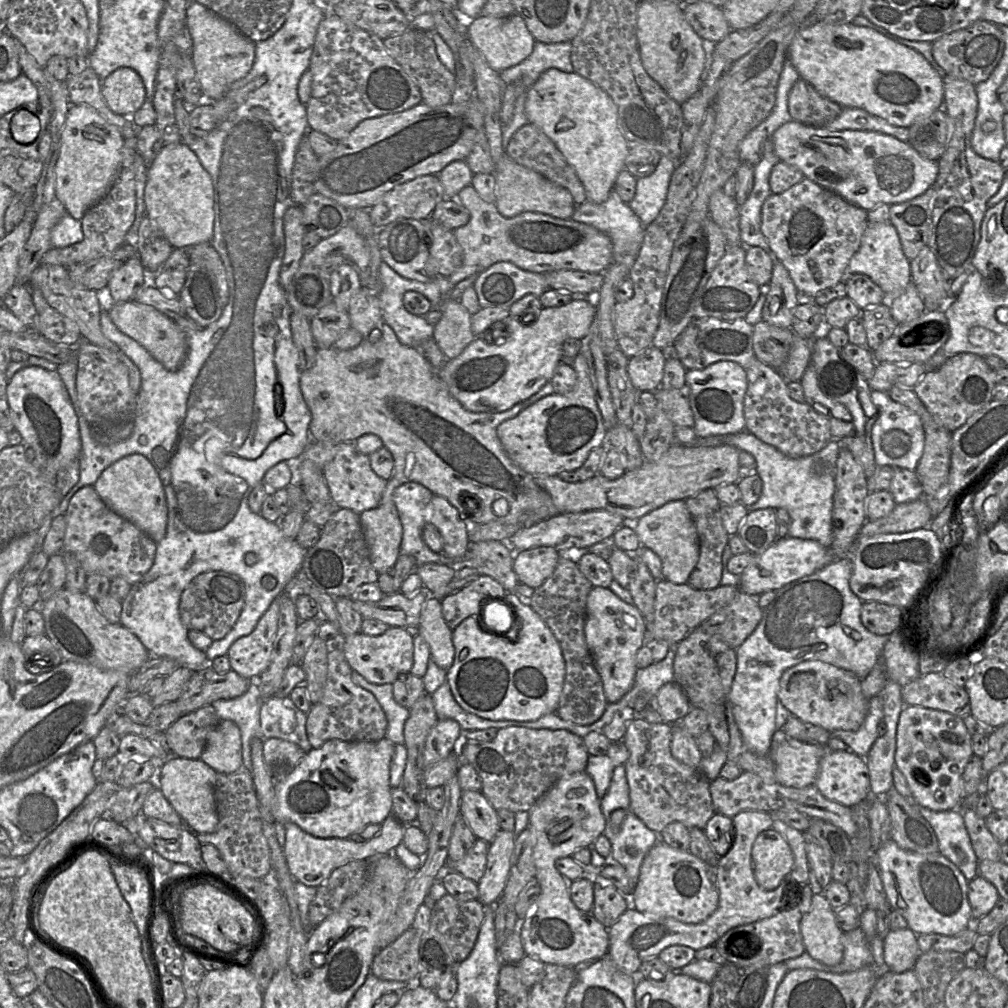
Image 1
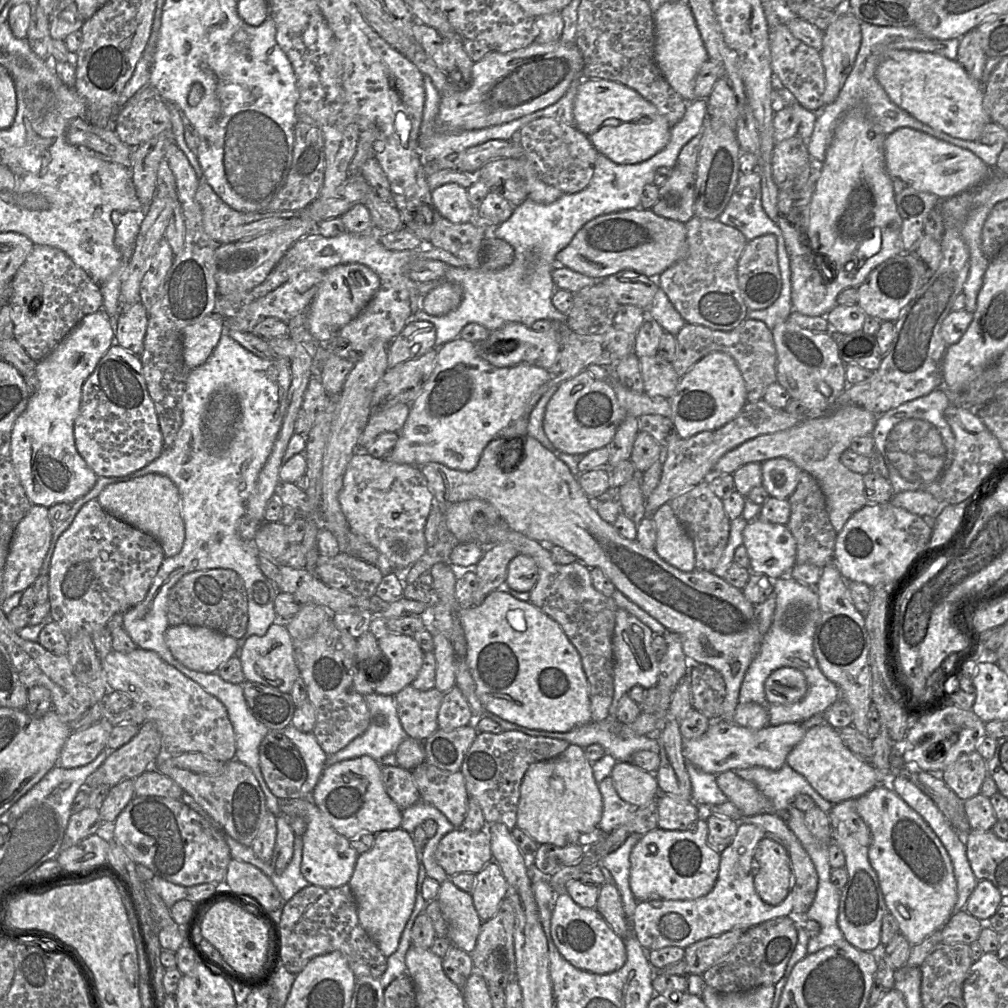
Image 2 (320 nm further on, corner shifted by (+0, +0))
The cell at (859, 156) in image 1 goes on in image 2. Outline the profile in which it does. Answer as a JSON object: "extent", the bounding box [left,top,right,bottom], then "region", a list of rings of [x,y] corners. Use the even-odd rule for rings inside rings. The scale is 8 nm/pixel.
{"extent":[884,128,992,199],"region":[[[898,128],[884,141],[886,167],[891,177],[900,178],[907,186],[946,199],[987,181],[992,168],[973,152],[937,139],[924,132]]]}

